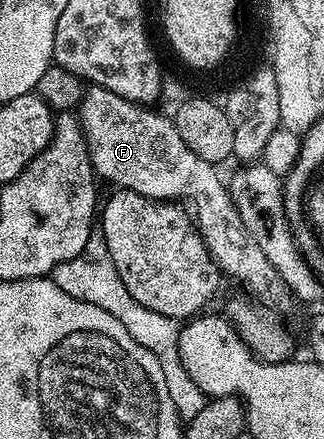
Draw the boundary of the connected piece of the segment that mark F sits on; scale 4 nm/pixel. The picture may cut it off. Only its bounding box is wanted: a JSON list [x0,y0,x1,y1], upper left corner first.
[79,87,278,292]

